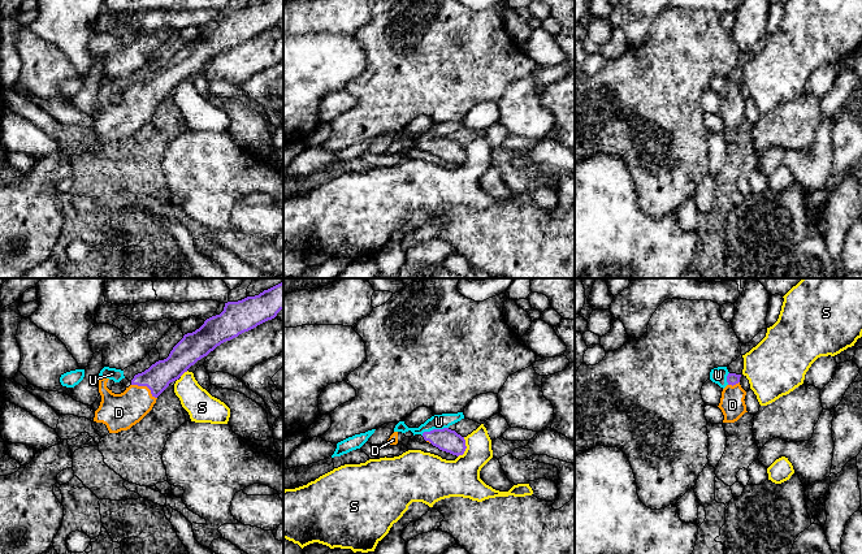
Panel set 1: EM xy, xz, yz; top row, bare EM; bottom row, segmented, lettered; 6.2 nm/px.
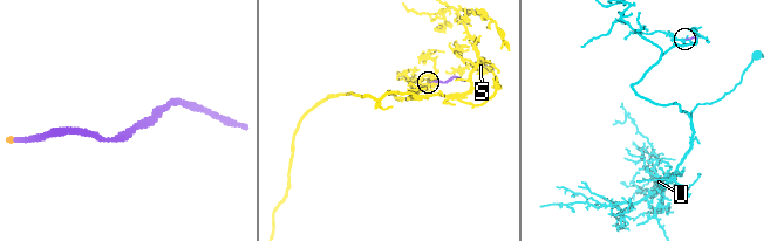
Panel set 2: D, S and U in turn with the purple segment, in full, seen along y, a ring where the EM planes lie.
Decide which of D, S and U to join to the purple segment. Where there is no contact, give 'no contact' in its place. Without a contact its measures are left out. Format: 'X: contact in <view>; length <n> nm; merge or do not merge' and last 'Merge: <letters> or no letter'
D: contact in xy; length 180 nm; merge
S: contact in xz; length 130 nm; do not merge
U: contact in xz; length 180 nm; do not merge
Merge: D

